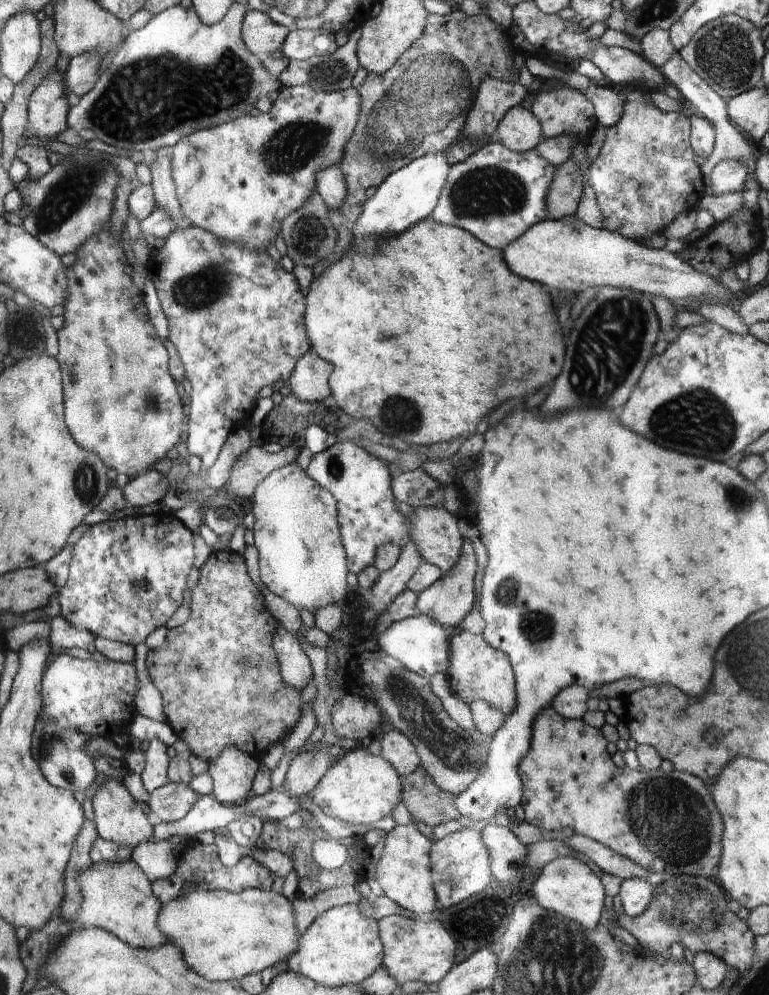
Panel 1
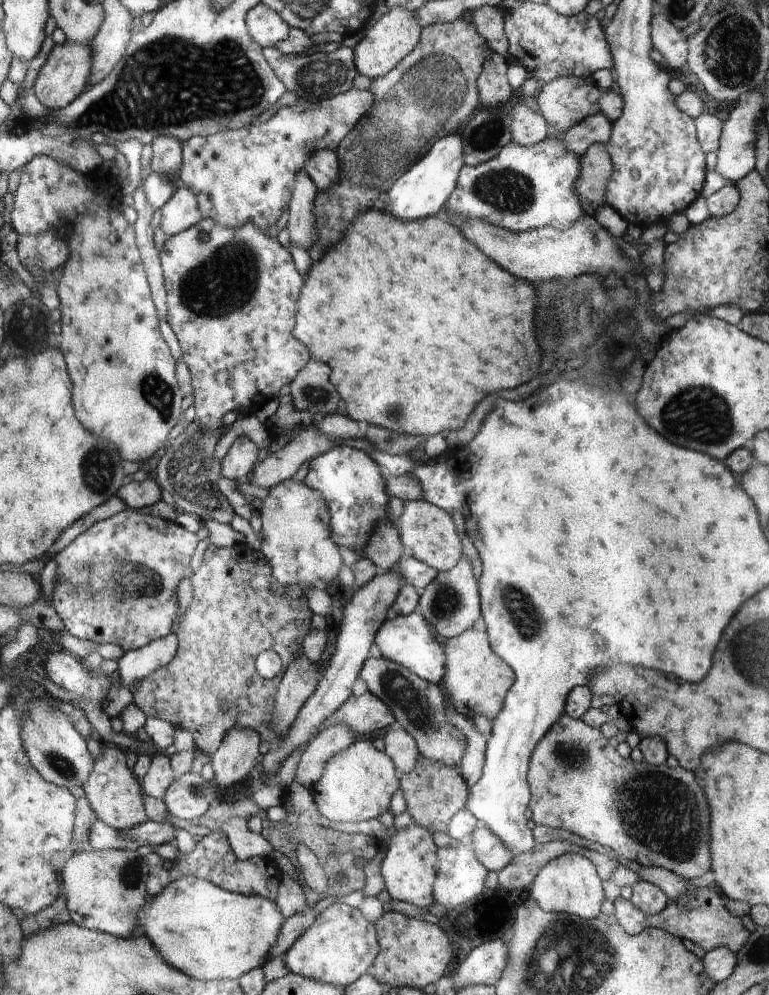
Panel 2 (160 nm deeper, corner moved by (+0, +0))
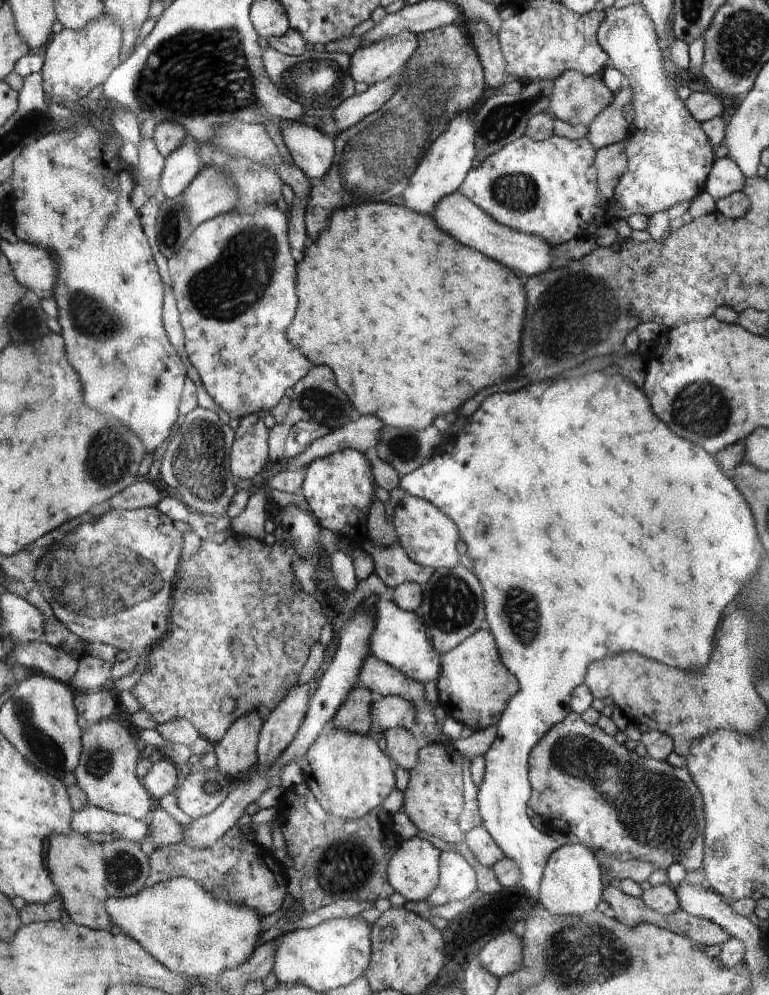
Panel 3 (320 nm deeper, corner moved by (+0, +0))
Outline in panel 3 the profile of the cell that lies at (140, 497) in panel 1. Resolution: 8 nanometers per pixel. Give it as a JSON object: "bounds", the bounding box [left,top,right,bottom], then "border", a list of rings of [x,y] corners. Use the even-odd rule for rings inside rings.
{"bounds":[109,477,162,509],"border":[[[144,477],[140,482],[127,486],[126,489],[109,501],[112,509],[141,509],[155,507],[162,498],[156,486],[150,481],[150,477]]]}

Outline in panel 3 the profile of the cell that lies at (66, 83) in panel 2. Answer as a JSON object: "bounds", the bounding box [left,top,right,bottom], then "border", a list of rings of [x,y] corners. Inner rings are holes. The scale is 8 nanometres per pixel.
{"bounds":[41,12,123,103],"border":[[[104,12],[102,17],[90,22],[84,29],[75,31],[64,28],[55,34],[44,52],[44,65],[41,69],[44,94],[83,103],[88,92],[96,86],[102,86],[107,76],[122,62],[123,28],[116,19],[106,14]]]}

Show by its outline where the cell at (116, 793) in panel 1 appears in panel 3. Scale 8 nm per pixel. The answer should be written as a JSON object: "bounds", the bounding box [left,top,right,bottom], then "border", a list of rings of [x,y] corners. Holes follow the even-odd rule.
{"bounds":[74,717,152,826],"border":[[[109,717],[95,723],[88,723],[83,732],[83,752],[79,766],[74,770],[77,785],[86,793],[90,803],[113,813],[128,815],[150,826],[152,800],[148,789],[140,784],[134,774],[139,764],[140,752],[128,730]]]}

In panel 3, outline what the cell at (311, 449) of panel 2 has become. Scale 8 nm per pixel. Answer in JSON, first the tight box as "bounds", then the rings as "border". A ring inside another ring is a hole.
{"bounds":[287,416,386,469],"border":[[[359,416],[355,421],[315,440],[300,456],[288,462],[287,468],[293,469],[296,465],[307,467],[315,458],[322,458],[342,449],[364,453],[371,450],[373,453],[384,426],[386,425],[376,416]]]}

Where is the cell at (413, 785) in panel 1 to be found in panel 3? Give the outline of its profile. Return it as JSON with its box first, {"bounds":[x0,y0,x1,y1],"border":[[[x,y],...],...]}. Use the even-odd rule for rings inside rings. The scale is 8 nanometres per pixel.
{"bounds":[402,743,466,844],"border":[[[428,743],[418,751],[416,766],[409,770],[409,783],[403,790],[405,794],[402,811],[417,826],[418,830],[440,838],[442,842],[460,844],[466,834],[459,827],[459,816],[463,811],[462,758],[454,760],[450,754],[442,754],[446,745]]]}

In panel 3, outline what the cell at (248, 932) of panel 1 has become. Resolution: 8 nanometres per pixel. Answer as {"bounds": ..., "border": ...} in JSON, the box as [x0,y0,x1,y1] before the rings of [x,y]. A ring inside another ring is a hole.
{"bounds":[104,877,262,979],"border":[[[174,877],[148,887],[131,897],[111,898],[104,902],[111,916],[110,928],[136,939],[148,953],[160,958],[168,970],[192,979],[216,978],[225,970],[244,962],[260,943],[262,915],[244,907],[232,907],[204,889],[202,884],[188,877]]]}

